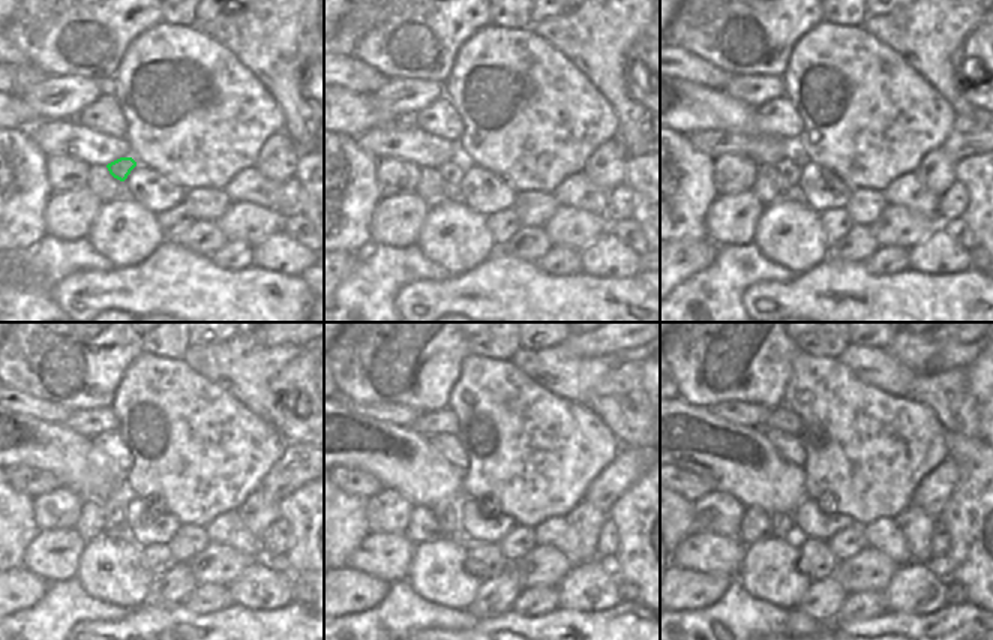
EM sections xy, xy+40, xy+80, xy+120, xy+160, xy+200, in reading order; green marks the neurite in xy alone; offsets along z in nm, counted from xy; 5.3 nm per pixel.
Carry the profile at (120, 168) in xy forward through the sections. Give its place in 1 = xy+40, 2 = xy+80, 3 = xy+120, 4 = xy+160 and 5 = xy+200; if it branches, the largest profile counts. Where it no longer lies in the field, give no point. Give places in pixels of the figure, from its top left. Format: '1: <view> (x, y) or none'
1: xy+40 (453, 170)
2: xy+80 (789, 168)
3: xy+120 (114, 510)
4: xy+160 (447, 514)
5: xy+200 (782, 523)

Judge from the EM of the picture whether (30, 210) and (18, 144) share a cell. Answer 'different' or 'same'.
same

